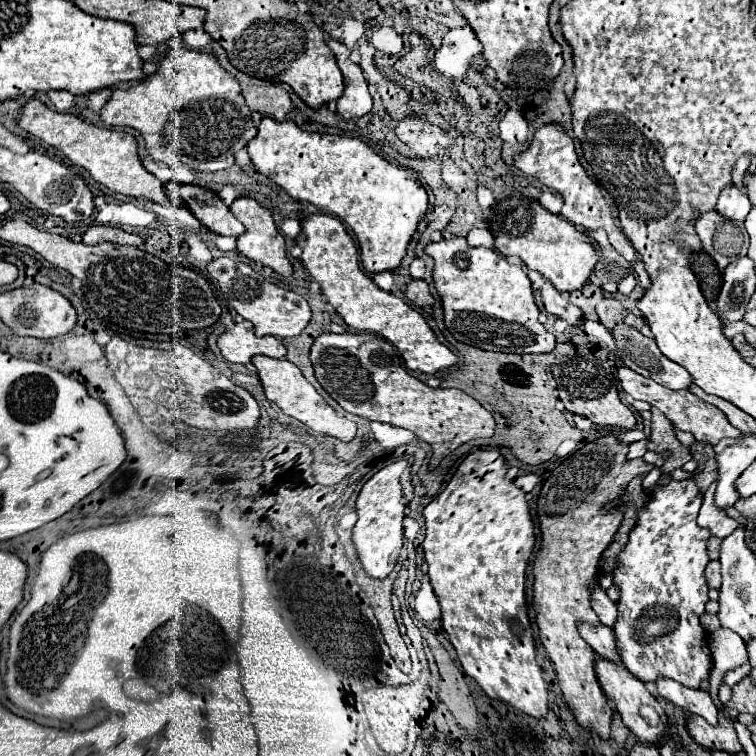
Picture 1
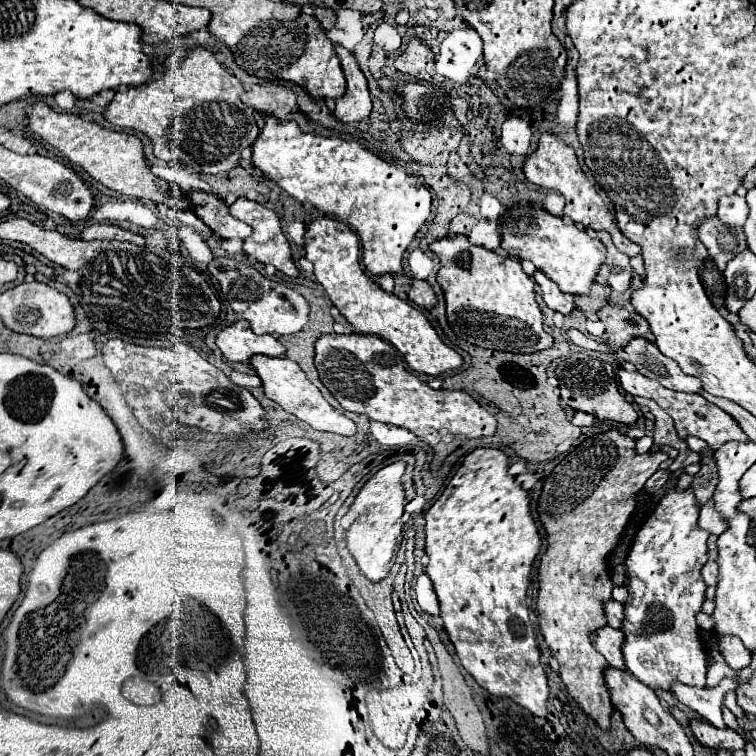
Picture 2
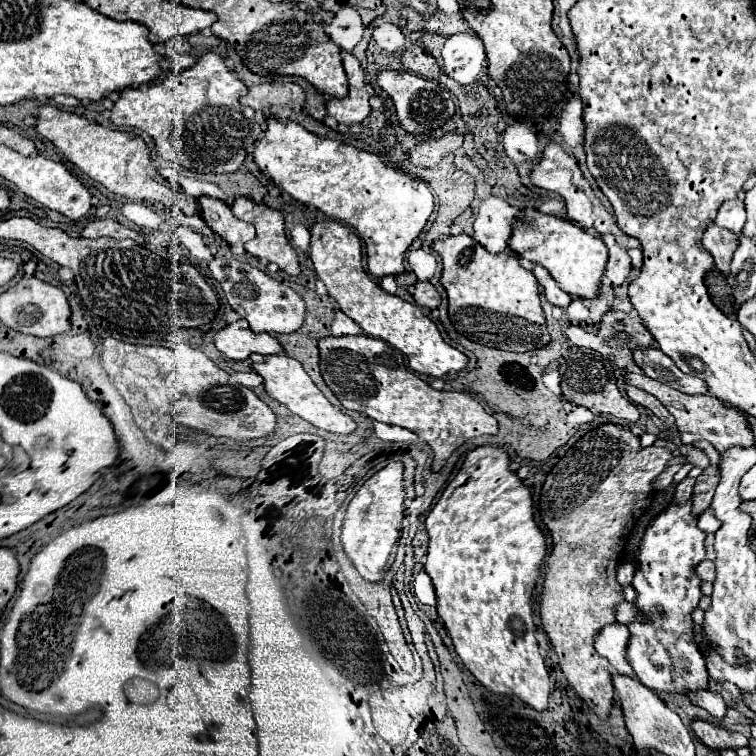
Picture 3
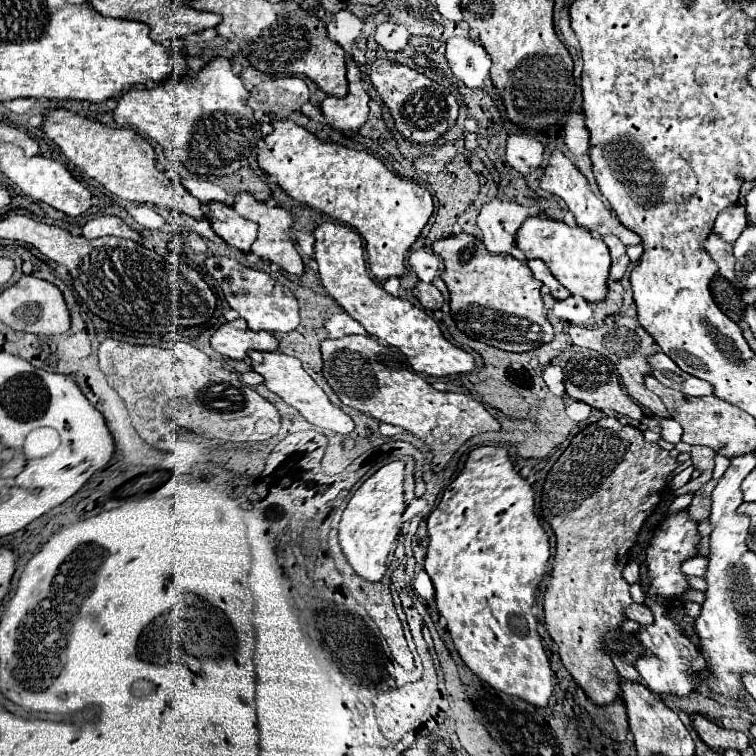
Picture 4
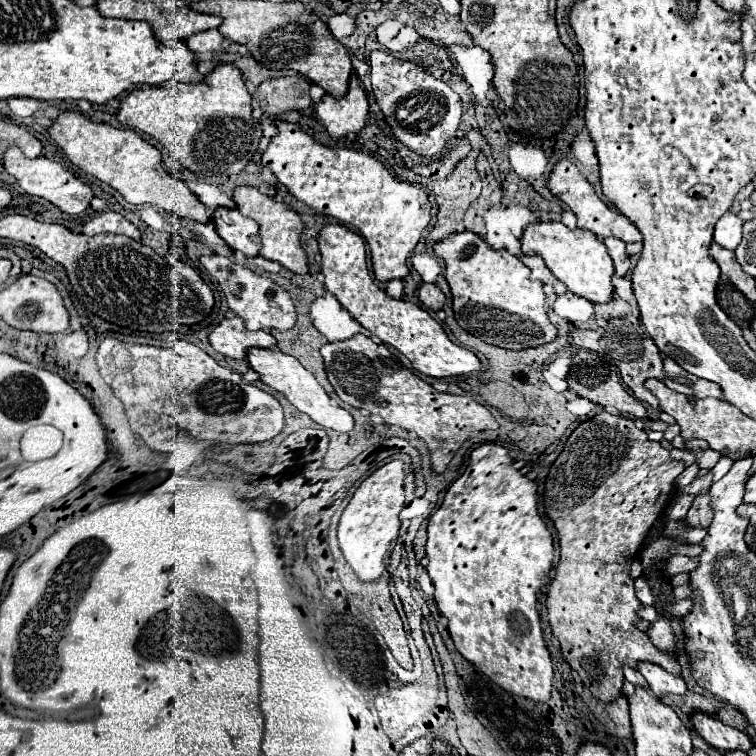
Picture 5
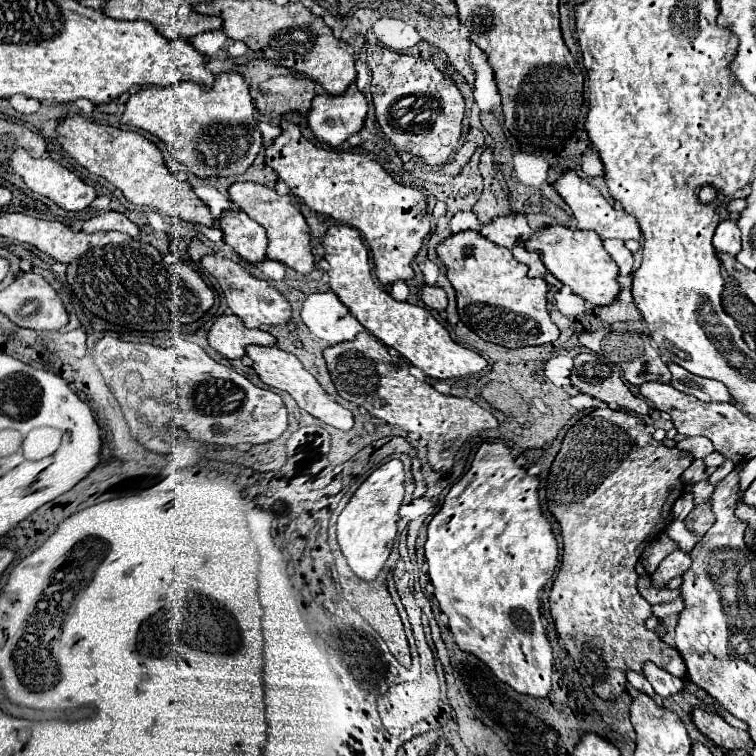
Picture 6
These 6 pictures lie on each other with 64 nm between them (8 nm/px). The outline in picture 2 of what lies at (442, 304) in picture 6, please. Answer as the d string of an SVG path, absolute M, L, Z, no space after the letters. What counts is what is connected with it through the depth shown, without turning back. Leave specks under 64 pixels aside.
M416 280L412 284L412 288L408 290L408 296L416 306L422 306L426 310L430 310L430 308L434 308L438 304L438 298L436 298L436 294L434 294L434 290L432 290L432 286L428 282L418 282Z

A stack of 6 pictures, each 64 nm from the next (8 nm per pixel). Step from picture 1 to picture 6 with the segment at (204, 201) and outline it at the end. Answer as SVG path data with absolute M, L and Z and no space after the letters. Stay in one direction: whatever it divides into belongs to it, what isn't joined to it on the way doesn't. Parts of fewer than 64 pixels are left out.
M224 212L220 218L220 230L224 232L224 242L232 246L240 258L258 264L266 260L268 236L266 230L244 212Z

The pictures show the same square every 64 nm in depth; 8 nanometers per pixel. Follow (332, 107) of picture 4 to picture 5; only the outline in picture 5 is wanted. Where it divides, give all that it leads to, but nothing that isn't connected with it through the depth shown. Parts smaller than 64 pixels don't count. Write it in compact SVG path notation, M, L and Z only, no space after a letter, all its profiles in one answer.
M356 74L350 78L350 88L346 96L332 98L324 94L320 102L314 104L314 118L332 140L340 140L350 132L360 132L368 116L368 98L366 92L358 86Z

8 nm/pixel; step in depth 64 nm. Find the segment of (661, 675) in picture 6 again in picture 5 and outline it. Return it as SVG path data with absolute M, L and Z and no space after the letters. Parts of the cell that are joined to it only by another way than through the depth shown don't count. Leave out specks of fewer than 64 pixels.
M644 662L638 666L640 674L646 678L646 682L650 684L652 692L656 696L666 696L666 694L684 694L686 692L686 684L682 680L682 676L674 676L670 672L666 672L664 668L652 664L652 662Z

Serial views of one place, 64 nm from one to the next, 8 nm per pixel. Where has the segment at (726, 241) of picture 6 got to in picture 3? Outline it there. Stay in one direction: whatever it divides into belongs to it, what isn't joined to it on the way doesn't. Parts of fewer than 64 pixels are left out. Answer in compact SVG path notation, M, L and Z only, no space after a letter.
M730 200L724 202L718 210L718 216L714 220L718 226L730 230L734 236L742 236L742 228L746 222L746 210L744 210L744 202L742 200Z

